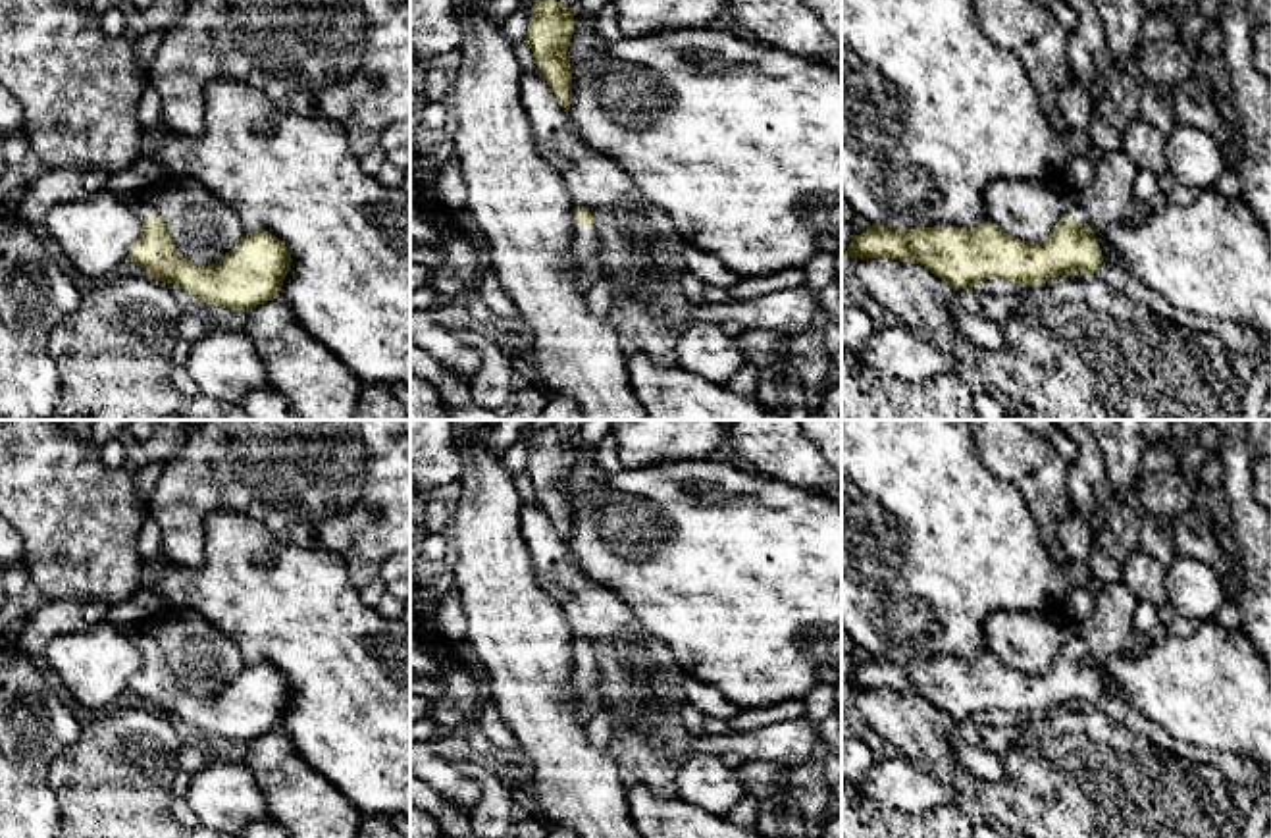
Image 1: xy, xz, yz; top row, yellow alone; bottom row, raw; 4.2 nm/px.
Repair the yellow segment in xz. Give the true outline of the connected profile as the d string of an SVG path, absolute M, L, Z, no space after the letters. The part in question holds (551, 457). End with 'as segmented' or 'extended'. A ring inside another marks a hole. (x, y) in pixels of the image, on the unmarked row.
M553 426L537 430L526 466L541 509L566 545L572 534L572 501L566 482L574 464L574 447L576 439L562 437Z; as segmented

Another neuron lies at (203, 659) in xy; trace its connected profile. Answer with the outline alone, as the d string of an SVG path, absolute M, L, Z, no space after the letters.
M169 607L141 632L162 649L179 686L204 699L246 667L237 643L195 611Z

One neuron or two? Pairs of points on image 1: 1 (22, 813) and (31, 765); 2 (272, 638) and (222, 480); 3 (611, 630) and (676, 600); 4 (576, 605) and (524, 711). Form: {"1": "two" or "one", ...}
{"1": "one", "2": "two", "3": "two", "4": "two"}

